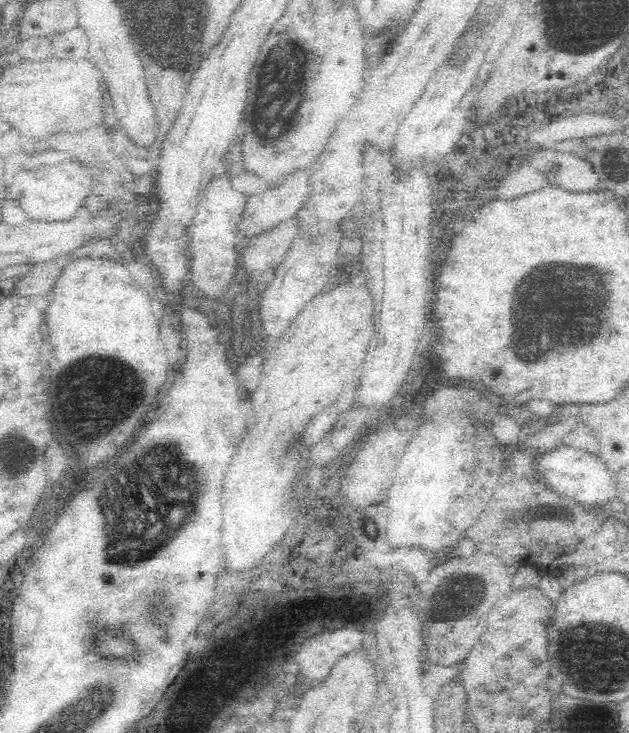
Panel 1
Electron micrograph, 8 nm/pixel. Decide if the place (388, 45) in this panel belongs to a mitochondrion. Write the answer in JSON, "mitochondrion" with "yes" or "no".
{"mitochondrion":"no"}

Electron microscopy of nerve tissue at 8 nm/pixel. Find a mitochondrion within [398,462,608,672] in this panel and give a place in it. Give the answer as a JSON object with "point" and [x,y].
{"point":[460,596]}

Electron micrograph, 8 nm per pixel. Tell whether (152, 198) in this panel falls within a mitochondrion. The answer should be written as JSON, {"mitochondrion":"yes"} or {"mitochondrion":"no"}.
{"mitochondrion":"no"}

